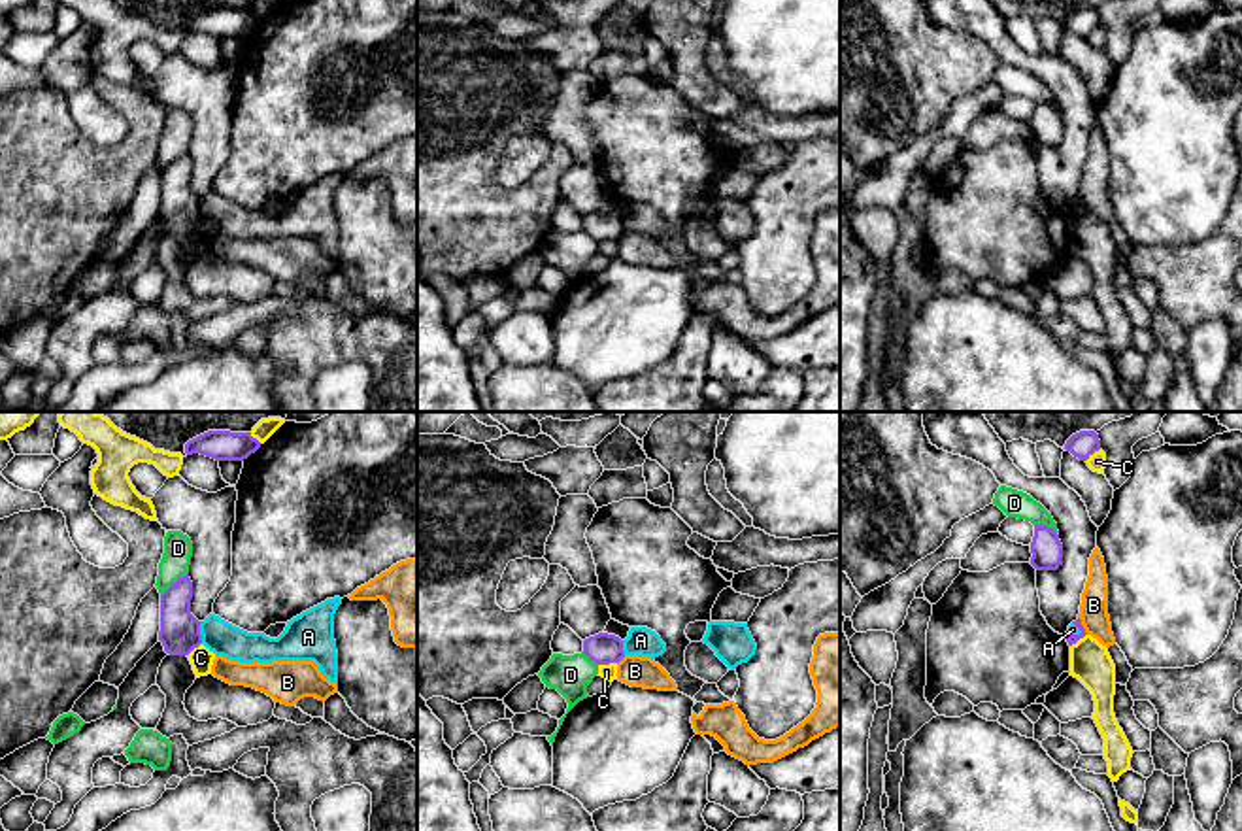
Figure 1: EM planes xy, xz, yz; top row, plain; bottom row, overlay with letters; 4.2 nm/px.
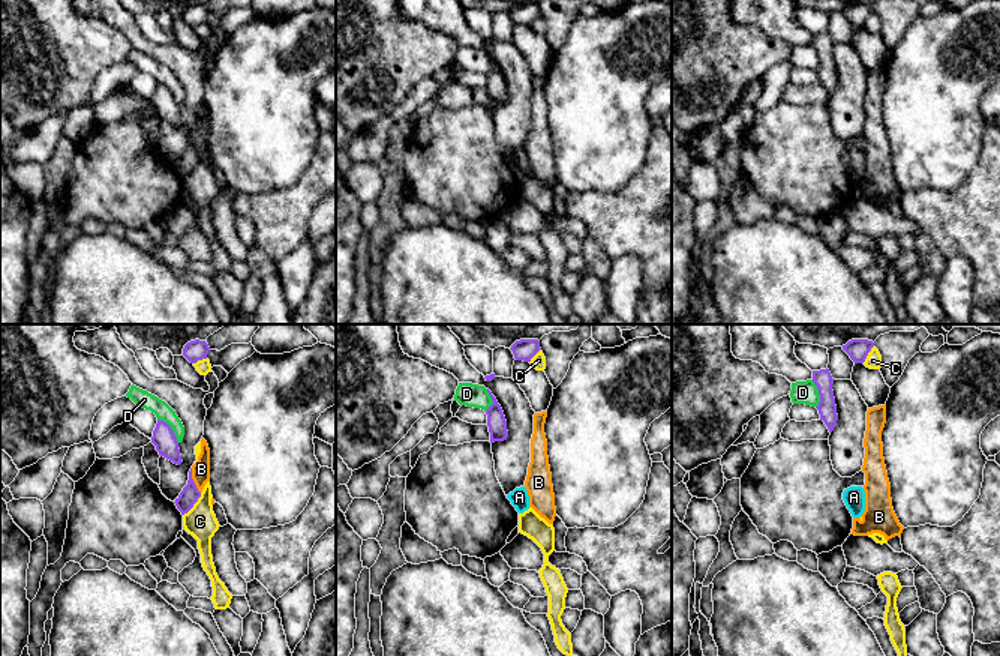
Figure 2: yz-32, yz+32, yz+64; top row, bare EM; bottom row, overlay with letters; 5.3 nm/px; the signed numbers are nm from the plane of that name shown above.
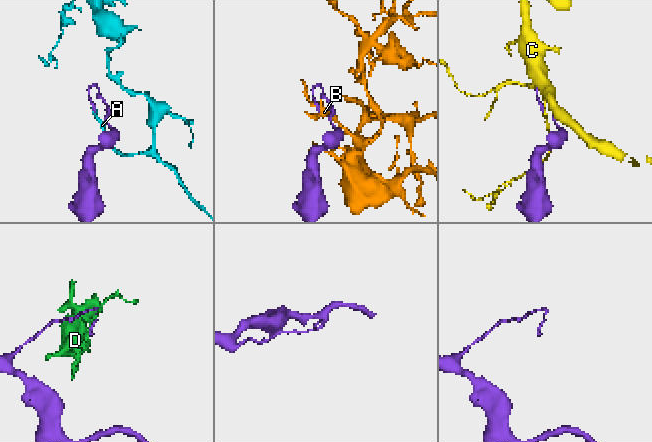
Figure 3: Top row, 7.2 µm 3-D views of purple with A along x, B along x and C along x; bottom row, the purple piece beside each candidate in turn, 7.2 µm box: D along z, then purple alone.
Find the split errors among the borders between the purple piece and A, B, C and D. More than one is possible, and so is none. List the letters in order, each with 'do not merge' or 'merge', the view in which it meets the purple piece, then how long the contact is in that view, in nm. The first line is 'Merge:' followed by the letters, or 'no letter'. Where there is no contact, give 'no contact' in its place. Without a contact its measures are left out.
Merge: no letter
A: do not merge; contact in xy; length 100 nm
B: do not merge; contact in yz; length 90 nm
C: do not merge; contact in xz; length 80 nm
D: do not merge; contact in xy; length 160 nm

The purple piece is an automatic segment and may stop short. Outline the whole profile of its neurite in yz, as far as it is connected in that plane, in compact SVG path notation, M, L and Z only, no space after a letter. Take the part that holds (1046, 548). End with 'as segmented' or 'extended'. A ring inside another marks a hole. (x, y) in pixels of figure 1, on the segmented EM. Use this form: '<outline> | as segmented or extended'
M1034 525L1031 553L1031 565L1036 570L1057 570L1063 559L1059 534L1046 525Z | as segmented

